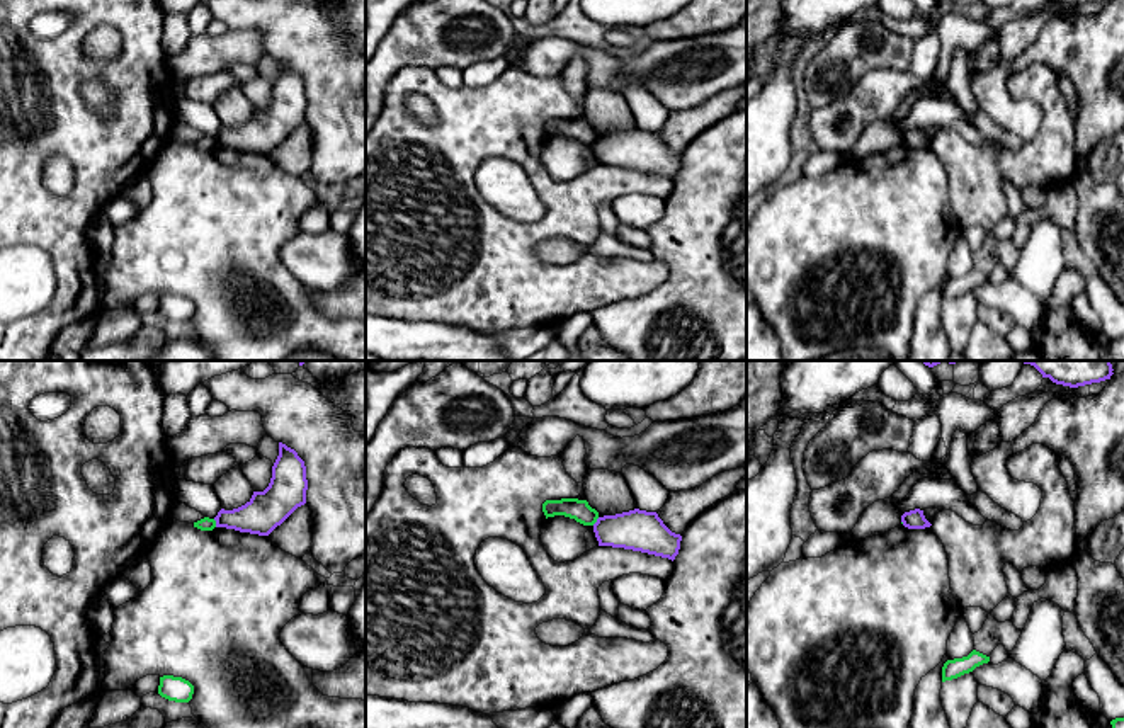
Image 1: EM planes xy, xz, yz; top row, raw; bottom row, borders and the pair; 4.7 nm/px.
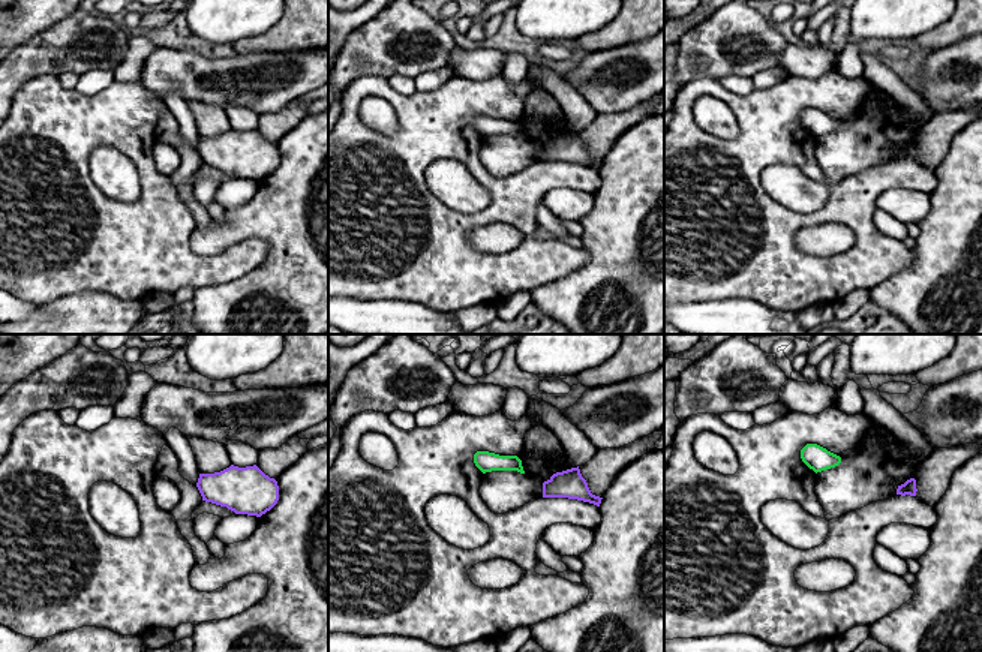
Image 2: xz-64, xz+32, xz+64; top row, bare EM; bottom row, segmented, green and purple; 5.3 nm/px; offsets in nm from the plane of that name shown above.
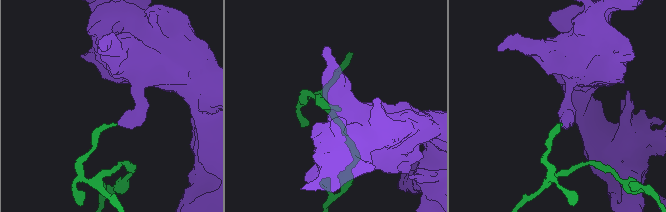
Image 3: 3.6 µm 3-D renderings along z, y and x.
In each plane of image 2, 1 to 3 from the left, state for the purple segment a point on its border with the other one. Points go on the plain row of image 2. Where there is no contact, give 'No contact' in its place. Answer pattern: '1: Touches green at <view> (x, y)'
1: No contact
2: No contact
3: No contact

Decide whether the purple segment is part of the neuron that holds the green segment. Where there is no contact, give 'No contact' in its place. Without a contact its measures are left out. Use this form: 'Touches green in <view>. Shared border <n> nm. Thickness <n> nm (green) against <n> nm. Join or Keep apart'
Touches green in xy. Shared border 40 nm. Thickness 60 nm (green) against 180 nm. Keep apart

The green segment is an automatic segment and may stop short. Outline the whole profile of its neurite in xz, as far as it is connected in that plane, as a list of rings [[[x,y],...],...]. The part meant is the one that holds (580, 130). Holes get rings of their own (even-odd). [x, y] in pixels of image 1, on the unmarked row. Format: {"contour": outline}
{"contour": [[[578,117],[546,119],[542,122],[542,131],[546,138],[565,134],[583,145],[593,145],[599,138],[599,131],[592,128],[587,119]]]}

